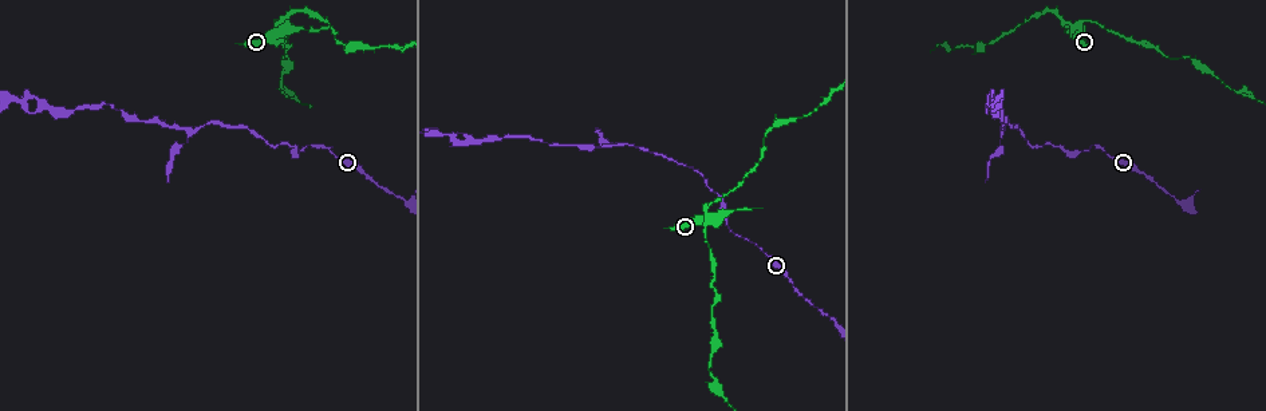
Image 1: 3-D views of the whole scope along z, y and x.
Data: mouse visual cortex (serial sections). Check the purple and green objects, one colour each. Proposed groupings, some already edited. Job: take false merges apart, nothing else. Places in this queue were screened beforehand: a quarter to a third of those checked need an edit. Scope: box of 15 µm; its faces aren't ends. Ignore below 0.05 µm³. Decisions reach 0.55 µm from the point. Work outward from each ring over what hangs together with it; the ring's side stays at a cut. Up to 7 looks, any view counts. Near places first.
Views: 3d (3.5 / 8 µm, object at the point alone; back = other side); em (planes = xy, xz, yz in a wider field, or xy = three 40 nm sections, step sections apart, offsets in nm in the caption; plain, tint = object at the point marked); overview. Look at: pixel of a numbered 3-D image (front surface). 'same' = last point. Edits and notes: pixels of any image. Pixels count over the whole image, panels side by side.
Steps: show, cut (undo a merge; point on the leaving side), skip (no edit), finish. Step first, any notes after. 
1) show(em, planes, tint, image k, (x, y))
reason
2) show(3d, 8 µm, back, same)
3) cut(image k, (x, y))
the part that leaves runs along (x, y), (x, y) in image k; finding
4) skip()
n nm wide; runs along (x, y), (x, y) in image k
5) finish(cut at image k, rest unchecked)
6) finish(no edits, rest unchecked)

show(3d, 3.5 µm, back, image 1, (708, 242))
sharp bend

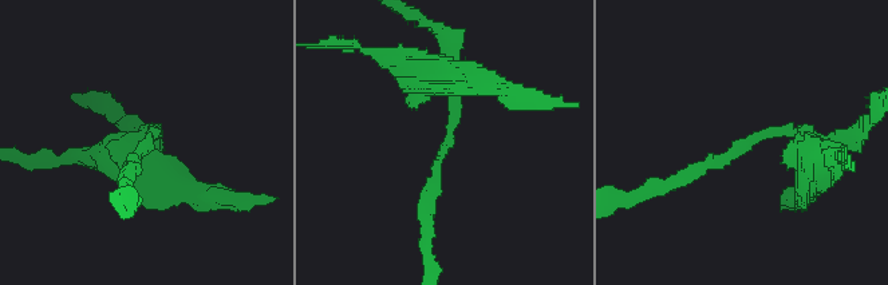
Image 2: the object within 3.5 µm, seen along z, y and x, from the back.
show(em, xy, step 5, tint, image 2, (446, 135))
arms of 150, 300 nm

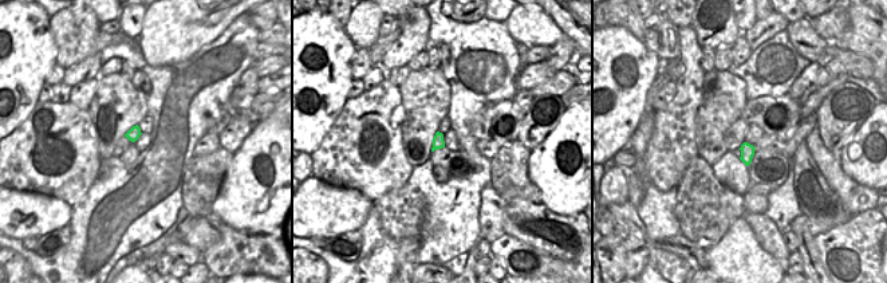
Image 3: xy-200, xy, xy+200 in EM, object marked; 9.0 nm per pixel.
show(em, xy, step 3, tint, same)
cut it another way

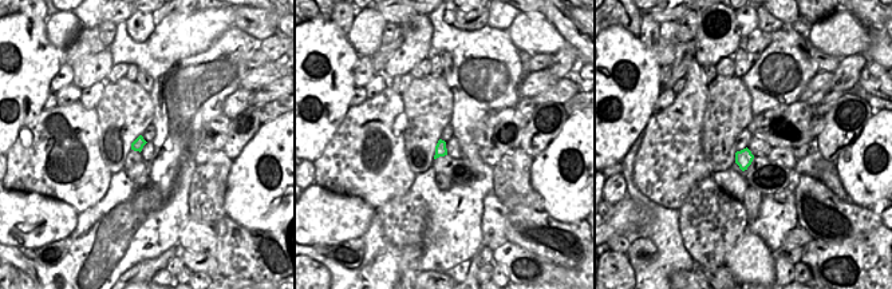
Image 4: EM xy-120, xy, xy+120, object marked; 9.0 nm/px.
cut(image 2, (750, 139))
the part that leaves runs along (801, 133), (764, 133), (698, 170) in image 2; a second cell is stuck on

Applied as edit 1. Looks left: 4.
show(3d, 3.5 µm, image 1, (624, 144))
three-way junction

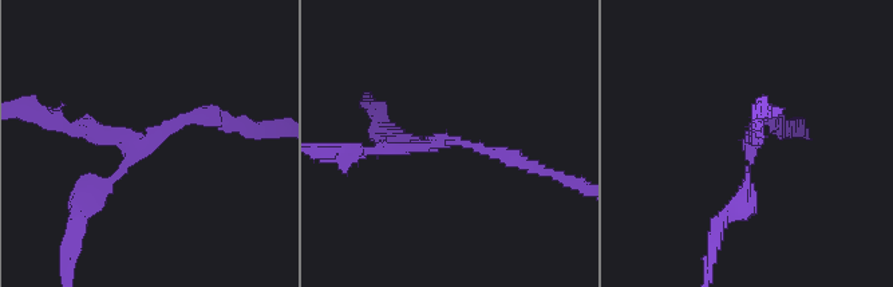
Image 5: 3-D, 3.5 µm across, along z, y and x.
show(em, xy, step 1, tint, image 5, (441, 140))
3 arms; arms of 150, 150, 200 nm

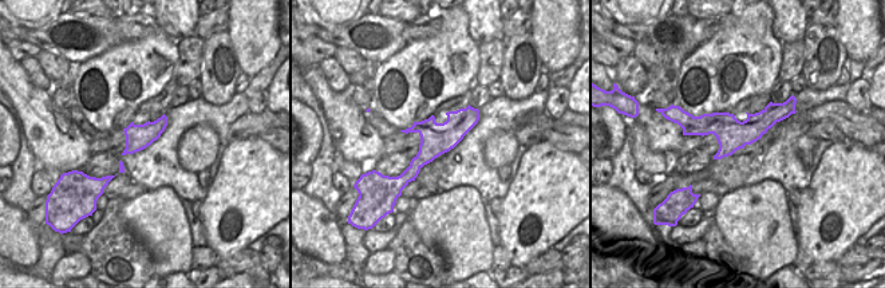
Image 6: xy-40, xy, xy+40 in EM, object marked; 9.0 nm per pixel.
show(em, xy, step 5, tint, same)

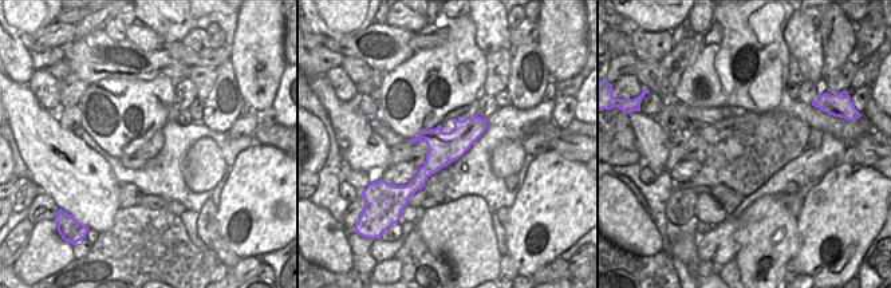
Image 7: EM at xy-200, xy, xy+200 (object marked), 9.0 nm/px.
cut(image 5, (751, 196))
the part that leaves runs along (750, 169), (708, 268) in image 5; a second cell is stuck on

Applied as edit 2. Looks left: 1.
finish(cut at image 2, cut at image 5, rest unchecked)

